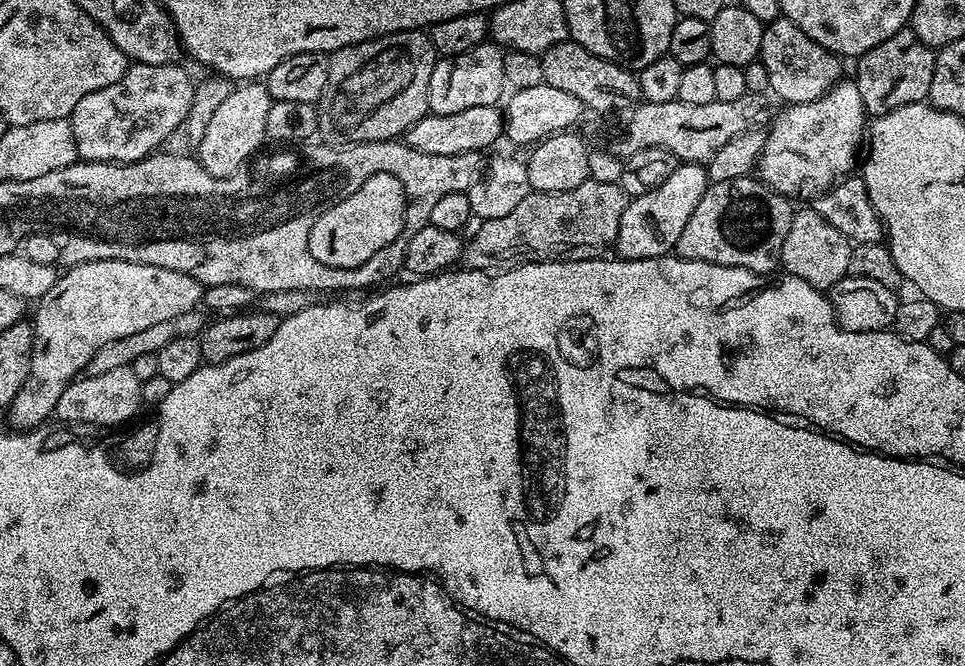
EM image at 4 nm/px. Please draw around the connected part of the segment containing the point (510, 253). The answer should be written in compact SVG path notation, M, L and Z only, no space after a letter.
M587 180L582 182L582 186L574 186L574 190L562 190L561 192L529 192L526 198L522 198L522 202L518 202L518 206L514 206L514 210L510 210L510 214L505 214L502 218L490 218L483 221L479 225L480 229L473 234L472 237L467 237L464 245L464 254L462 257L462 264L465 269L475 270L477 272L490 272L493 273L497 270L506 268L517 268L523 264L541 264L547 260L595 260L603 257L604 252L613 247L616 243L616 235L618 234L618 222L622 222L622 212L626 210L629 197L625 196L619 184L611 184L610 182L594 182Z

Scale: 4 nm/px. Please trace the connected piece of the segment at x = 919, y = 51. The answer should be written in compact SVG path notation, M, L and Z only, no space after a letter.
M901 30L855 61L854 79L862 94L865 113L875 118L885 116L902 106L922 104L928 100L930 82L934 82L936 52L927 48L910 30Z

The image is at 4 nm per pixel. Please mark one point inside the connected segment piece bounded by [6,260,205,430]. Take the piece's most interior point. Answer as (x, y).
(100, 301)

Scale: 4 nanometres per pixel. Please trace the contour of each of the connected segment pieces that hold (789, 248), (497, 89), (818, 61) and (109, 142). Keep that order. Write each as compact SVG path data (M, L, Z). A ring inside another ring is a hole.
M808 206L801 210L793 211L792 221L790 222L790 231L786 233L786 242L782 242L782 254L780 255L779 267L785 273L794 278L802 278L802 282L810 282L810 286L821 290L831 290L843 276L849 275L850 254L852 253L852 244L842 234L842 230L834 230L822 214L816 212L815 207Z
M495 42L474 46L466 54L437 59L430 74L428 110L434 115L456 114L474 106L499 105L506 92L504 83L504 58L506 52ZM504 92L504 93L503 93ZM500 95L501 100L500 100ZM500 100L500 101L499 101Z
M783 18L773 20L771 24L765 27L758 58L766 66L766 74L770 74L771 95L781 96L785 105L814 102L816 98L822 98L838 83L842 76L840 73L841 57L837 56L835 52L826 50L818 42L811 40L798 26L794 26L794 22Z
M133 63L125 67L124 77L118 82L79 100L70 117L77 157L94 164L135 164L138 160L147 160L163 140L170 139L179 128L181 131L194 107L194 80L188 77L186 69L180 67L179 63L162 66Z

